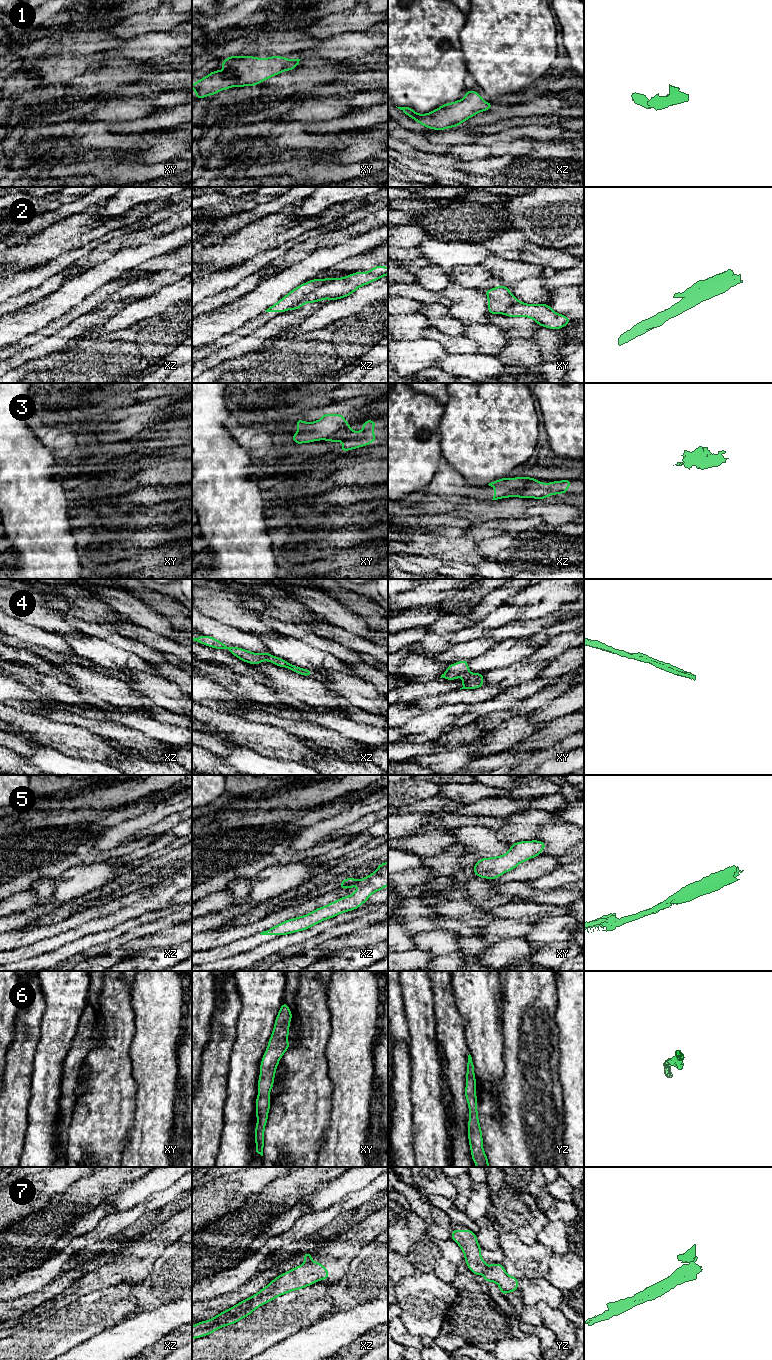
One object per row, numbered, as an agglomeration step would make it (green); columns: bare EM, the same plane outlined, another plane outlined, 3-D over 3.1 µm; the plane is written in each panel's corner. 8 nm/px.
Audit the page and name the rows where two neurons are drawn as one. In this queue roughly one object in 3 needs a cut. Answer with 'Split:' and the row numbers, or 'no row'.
Split: 2, 3, 7

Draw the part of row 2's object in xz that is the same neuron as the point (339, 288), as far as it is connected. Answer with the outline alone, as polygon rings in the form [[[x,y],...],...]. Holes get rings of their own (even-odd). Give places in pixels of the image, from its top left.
[[[378,265],[368,272],[356,272],[348,276],[337,278],[308,293],[301,302],[293,306],[293,310],[300,309],[305,303],[315,303],[329,298],[330,301],[351,295],[359,287],[388,275],[388,268]],[[329,301],[329,302],[330,302]]]

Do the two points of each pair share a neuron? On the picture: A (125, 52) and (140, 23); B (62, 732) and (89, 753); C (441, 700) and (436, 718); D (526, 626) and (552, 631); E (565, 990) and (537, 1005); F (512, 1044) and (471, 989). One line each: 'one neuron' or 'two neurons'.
A: two neurons
B: one neuron
C: two neurons
D: two neurons
E: two neurons
F: two neurons

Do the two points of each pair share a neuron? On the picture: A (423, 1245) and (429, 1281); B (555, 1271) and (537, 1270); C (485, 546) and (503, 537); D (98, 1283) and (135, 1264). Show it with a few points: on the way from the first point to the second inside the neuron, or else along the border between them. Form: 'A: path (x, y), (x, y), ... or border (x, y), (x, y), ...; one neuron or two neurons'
A: border (427, 1271), (434, 1272), (448, 1283); two neurons
B: border (554, 1254), (549, 1260), (549, 1269), (545, 1277); two neurons
C: path (489, 546), (494, 546), (499, 541); one neuron
D: path (107, 1275), (115, 1272), (126, 1272); one neuron

